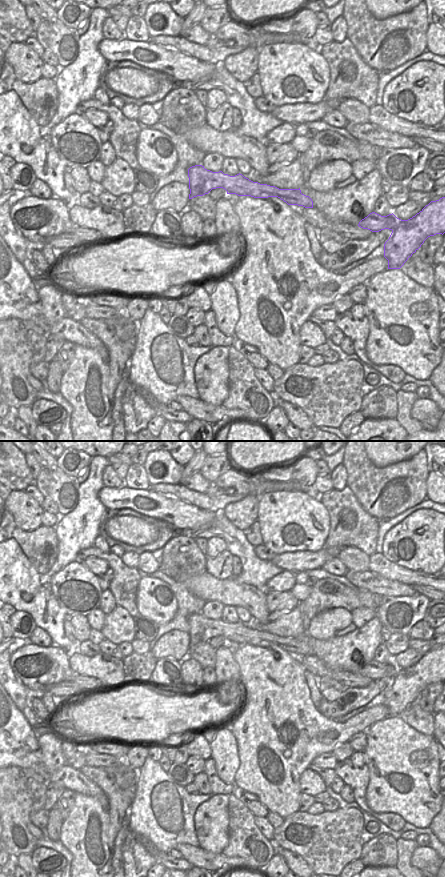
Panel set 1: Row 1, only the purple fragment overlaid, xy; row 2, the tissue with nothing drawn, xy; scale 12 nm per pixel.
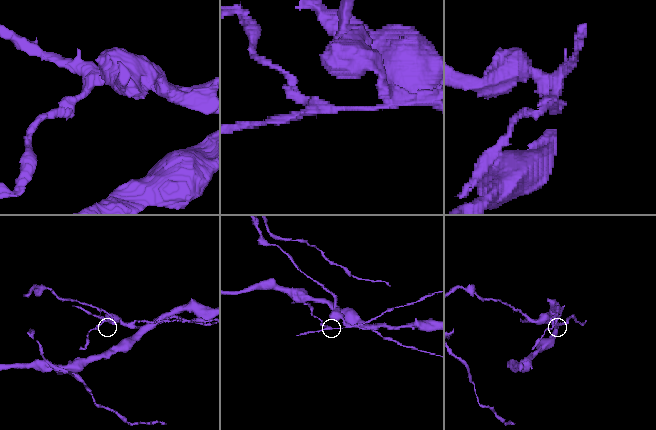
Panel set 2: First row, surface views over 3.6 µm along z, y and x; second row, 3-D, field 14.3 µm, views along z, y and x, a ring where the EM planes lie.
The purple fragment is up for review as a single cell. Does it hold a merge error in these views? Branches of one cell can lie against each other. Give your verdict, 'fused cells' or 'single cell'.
fused cells

